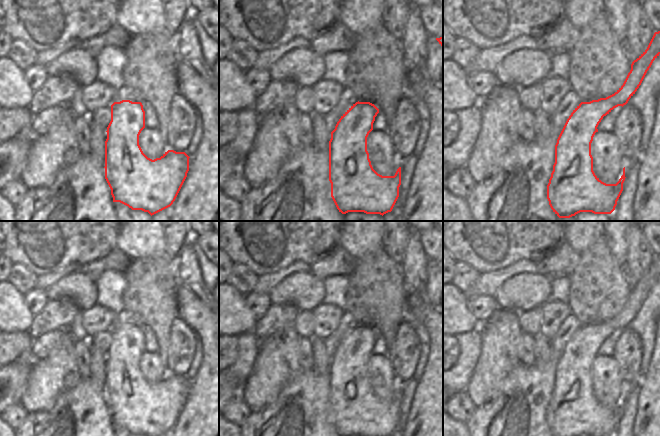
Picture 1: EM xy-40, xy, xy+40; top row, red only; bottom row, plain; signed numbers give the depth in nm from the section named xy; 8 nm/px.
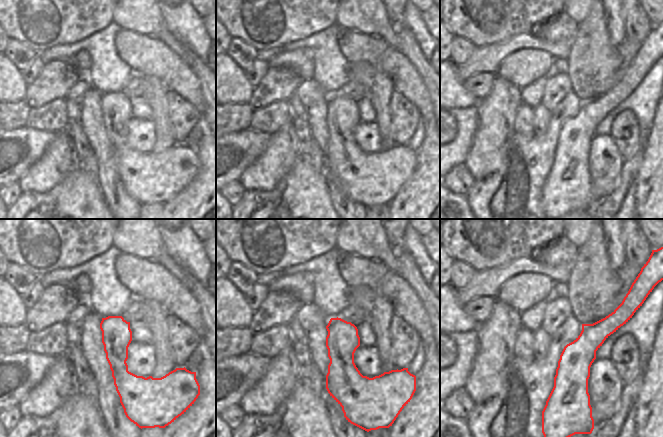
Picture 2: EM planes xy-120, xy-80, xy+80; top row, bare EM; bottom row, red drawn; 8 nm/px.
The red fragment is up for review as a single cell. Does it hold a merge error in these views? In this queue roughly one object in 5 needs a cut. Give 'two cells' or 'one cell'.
one cell

